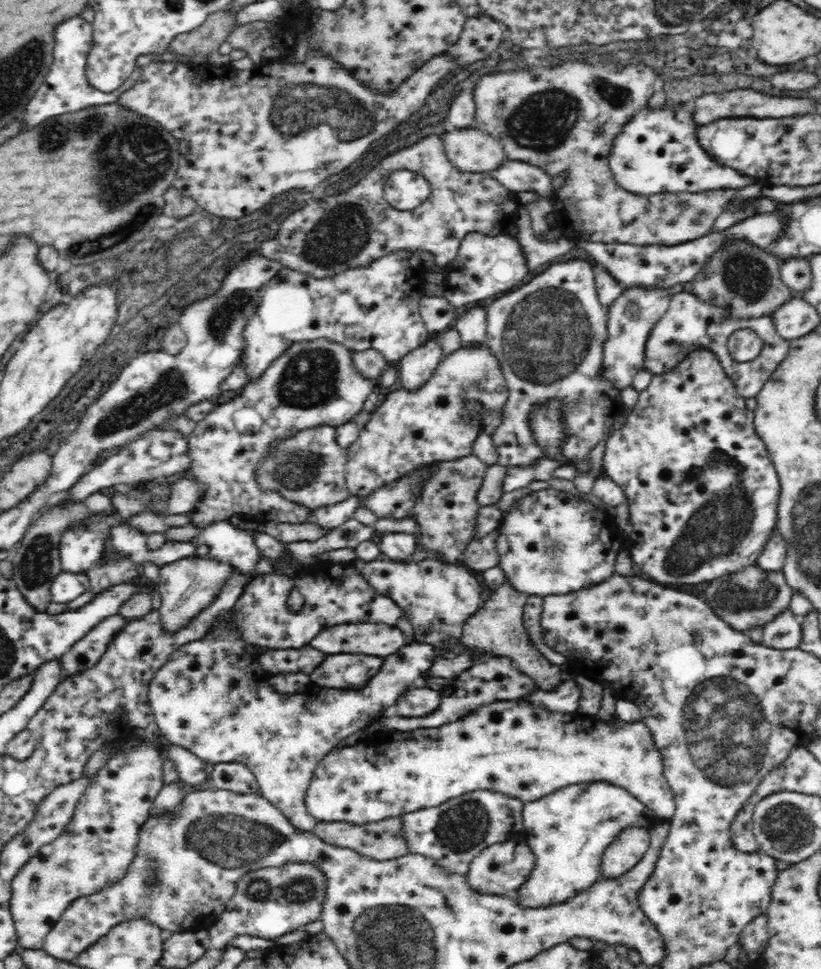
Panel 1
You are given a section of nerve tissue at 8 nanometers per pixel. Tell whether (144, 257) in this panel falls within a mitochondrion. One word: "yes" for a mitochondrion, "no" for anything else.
yes

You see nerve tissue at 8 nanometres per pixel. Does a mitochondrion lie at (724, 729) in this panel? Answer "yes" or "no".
yes

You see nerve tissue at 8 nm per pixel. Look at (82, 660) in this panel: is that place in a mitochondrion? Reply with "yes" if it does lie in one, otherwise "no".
no

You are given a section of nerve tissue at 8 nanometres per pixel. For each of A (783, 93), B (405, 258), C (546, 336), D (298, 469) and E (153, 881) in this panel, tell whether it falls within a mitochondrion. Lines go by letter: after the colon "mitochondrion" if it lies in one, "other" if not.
A: other
B: other
C: mitochondrion
D: mitochondrion
E: other

